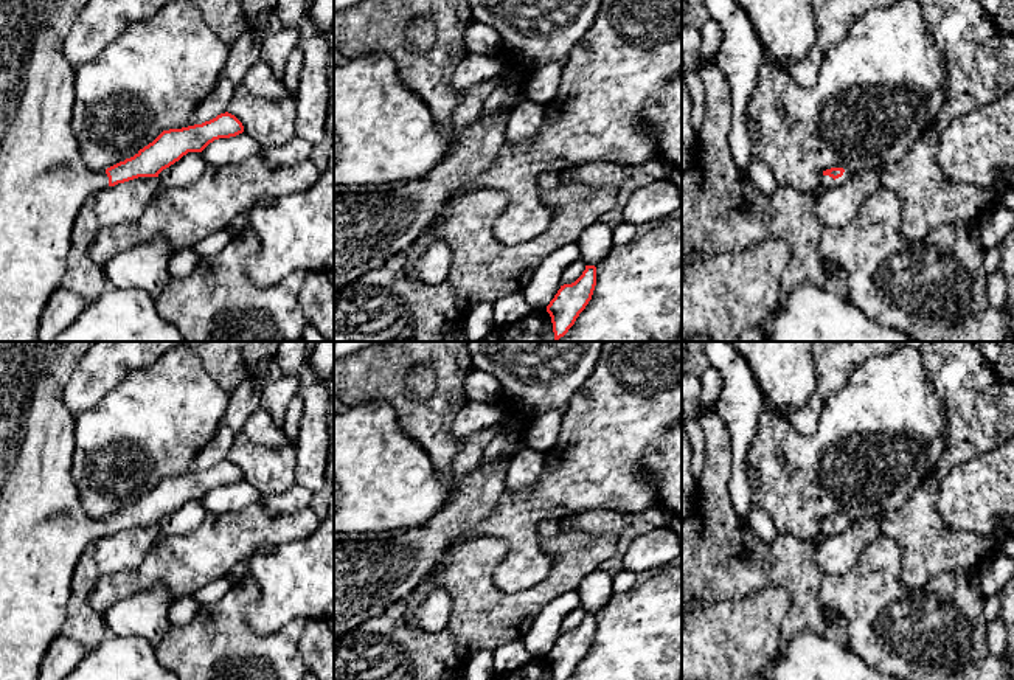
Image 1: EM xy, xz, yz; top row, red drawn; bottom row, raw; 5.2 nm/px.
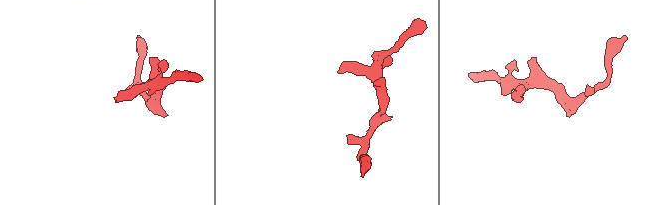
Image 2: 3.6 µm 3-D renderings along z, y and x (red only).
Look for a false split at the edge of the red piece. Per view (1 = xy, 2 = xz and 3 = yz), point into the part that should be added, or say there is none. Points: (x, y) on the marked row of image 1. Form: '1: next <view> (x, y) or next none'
1: next xy (44, 182)
2: next none
3: next yz (826, 182)

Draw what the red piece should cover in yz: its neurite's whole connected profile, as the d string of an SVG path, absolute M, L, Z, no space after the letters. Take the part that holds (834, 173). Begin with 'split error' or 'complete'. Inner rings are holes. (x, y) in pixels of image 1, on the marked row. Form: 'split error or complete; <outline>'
split error; M831 168L823 171L821 177L821 186L831 188L840 183L845 183L849 177L849 172L846 172L843 168Z

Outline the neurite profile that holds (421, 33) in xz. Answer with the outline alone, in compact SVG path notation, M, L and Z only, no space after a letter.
M415 17L407 25L410 48L418 54L430 51L436 43L436 36L436 25L430 19Z

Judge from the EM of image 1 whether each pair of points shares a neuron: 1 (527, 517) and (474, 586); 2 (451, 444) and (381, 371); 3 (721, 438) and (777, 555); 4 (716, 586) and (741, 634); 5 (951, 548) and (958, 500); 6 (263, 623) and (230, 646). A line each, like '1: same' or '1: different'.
1: different
2: same
3: same
4: different
5: different
6: different

